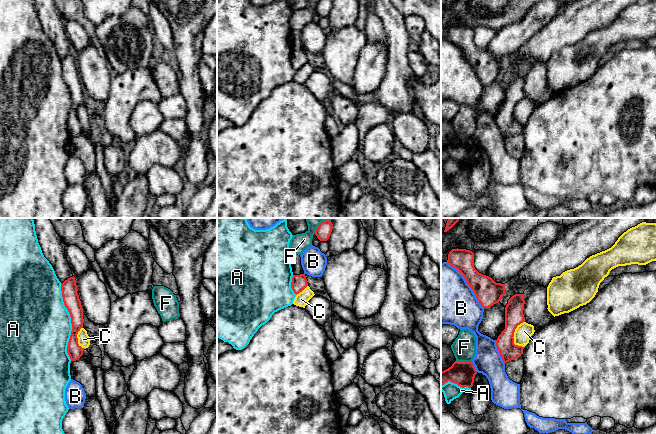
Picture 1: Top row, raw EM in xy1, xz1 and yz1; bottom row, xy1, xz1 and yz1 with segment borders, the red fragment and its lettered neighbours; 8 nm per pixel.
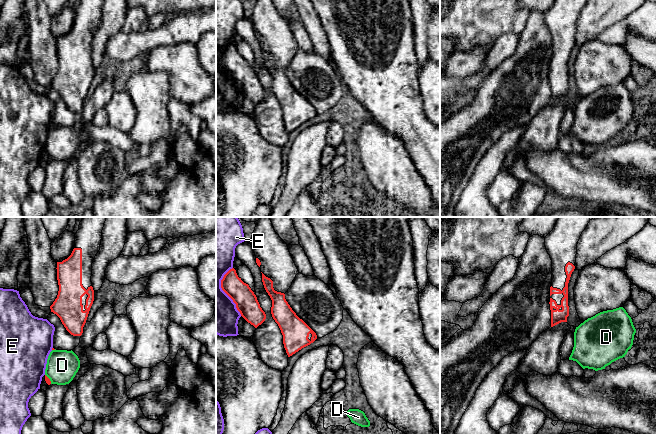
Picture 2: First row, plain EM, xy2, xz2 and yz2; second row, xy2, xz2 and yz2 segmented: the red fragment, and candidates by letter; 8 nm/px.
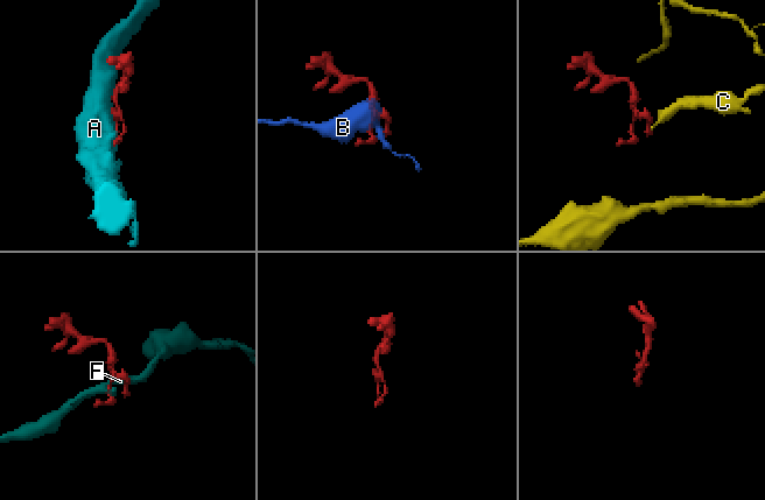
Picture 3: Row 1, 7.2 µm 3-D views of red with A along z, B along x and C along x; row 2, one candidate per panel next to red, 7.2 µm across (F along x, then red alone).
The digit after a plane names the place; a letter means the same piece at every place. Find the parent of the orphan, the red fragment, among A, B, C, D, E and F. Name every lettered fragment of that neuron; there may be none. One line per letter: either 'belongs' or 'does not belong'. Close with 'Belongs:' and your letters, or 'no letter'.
A: does not belong
B: does not belong
C: does not belong
D: does not belong
E: does not belong
F: does not belong
Belongs: no letter

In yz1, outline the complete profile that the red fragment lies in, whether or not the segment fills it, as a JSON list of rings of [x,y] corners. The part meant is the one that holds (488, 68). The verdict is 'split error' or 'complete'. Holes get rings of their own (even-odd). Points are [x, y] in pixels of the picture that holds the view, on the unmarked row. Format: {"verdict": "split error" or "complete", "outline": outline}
{"verdict": "complete", "outline": [[[452,25],[448,30],[447,38],[463,51],[483,84],[493,82],[505,71],[505,60],[496,59],[491,53],[475,45],[472,27]]]}

